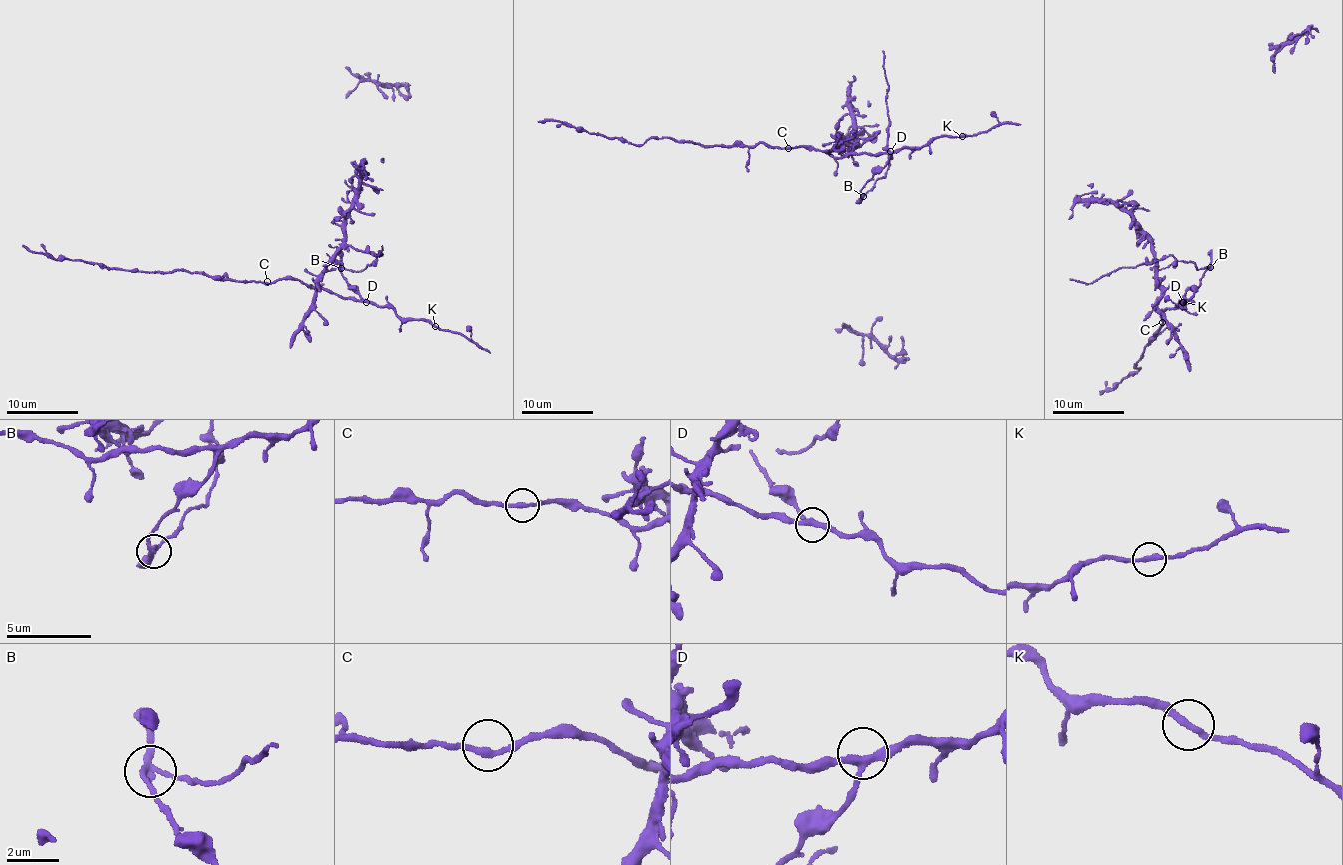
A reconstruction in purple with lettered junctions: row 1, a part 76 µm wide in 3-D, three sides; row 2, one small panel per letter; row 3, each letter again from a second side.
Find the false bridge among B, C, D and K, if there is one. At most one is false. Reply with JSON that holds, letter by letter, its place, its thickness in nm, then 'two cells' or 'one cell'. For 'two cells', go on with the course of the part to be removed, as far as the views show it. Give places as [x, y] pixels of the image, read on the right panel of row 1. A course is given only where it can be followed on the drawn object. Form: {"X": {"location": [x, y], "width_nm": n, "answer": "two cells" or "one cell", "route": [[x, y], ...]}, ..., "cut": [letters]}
{"B": {"location": [1210, 267], "width_nm": 220, "answer": "two cells", "route": [[1210, 266], [1195, 268], [1193, 263], [1175, 261], [1173, 256], [1134, 267], [1116, 268], [1089, 284], [1069, 277]]}, "C": {"location": [1162, 322], "width_nm": 240, "answer": "one cell"}, "D": {"location": [1182, 302], "width_nm": 280, "answer": "one cell"}, "K": {"location": [1183, 302], "width_nm": 240, "answer": "one cell"}, "cut": ["B"]}

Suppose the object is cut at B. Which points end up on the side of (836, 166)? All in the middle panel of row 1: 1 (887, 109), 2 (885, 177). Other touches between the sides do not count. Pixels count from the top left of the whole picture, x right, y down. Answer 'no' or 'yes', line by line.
1: no
2: no

